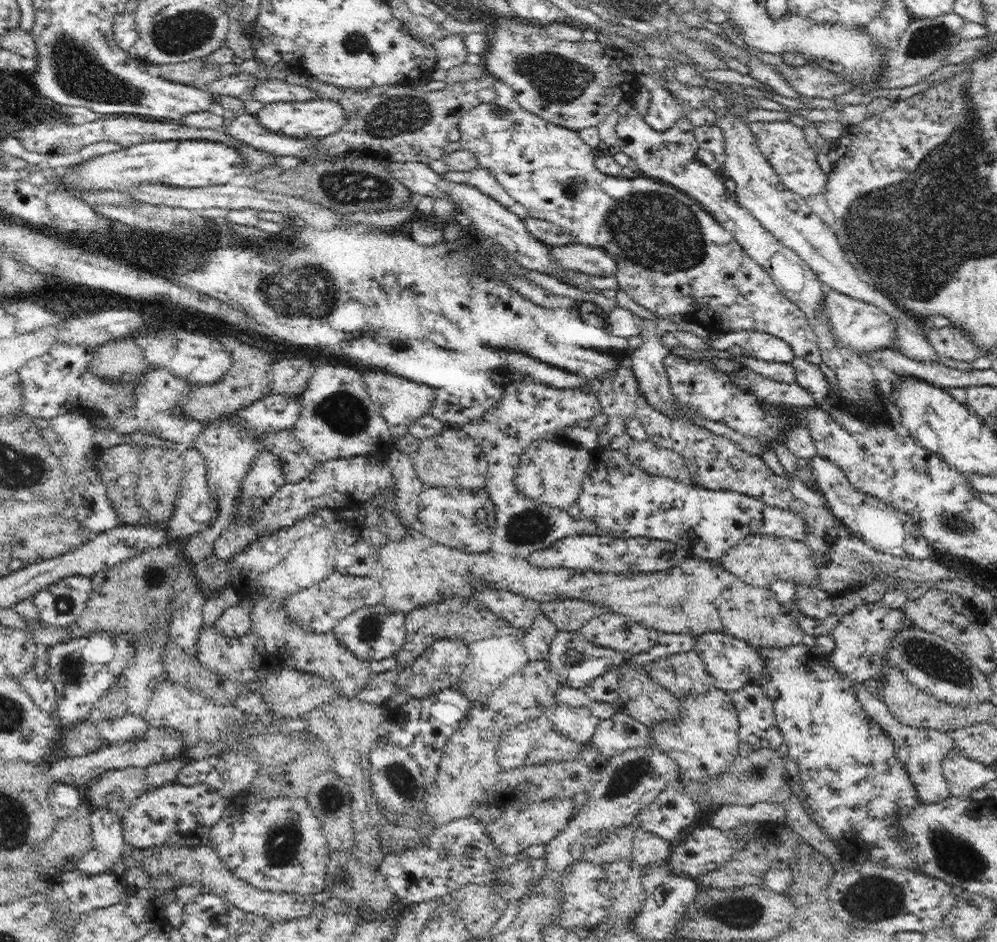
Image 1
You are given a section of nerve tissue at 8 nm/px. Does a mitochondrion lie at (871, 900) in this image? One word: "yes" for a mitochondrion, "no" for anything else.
yes

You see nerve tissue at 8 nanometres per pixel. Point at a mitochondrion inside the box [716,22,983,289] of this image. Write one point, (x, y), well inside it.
(927, 41)

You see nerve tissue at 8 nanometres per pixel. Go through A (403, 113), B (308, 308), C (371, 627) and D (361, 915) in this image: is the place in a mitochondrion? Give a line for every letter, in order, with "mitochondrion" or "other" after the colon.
A: mitochondrion
B: mitochondrion
C: mitochondrion
D: other

